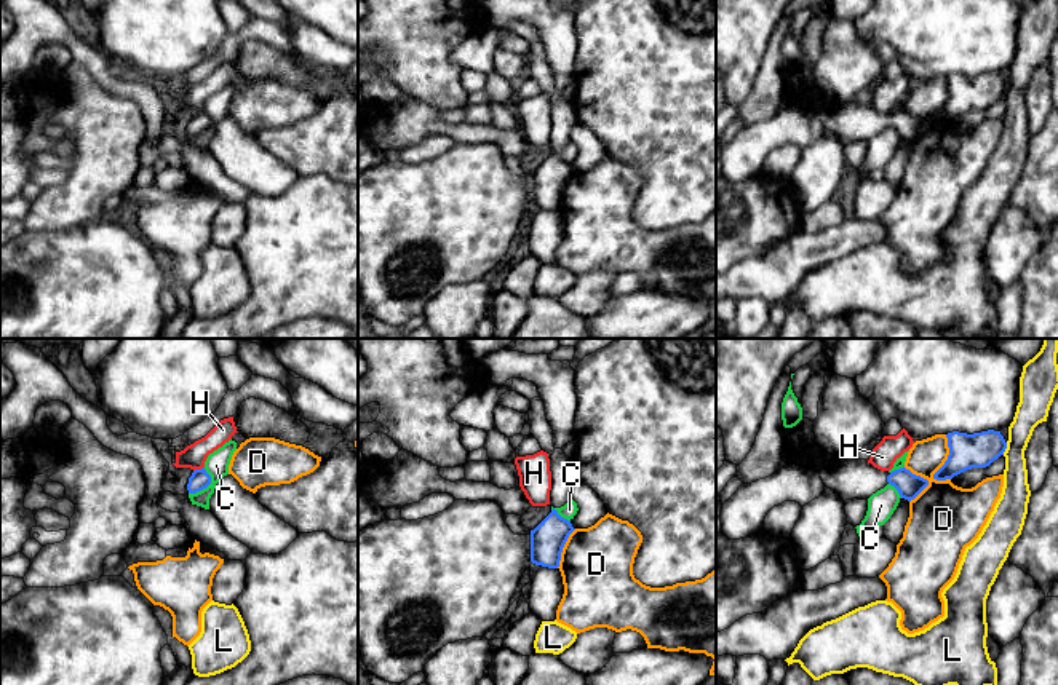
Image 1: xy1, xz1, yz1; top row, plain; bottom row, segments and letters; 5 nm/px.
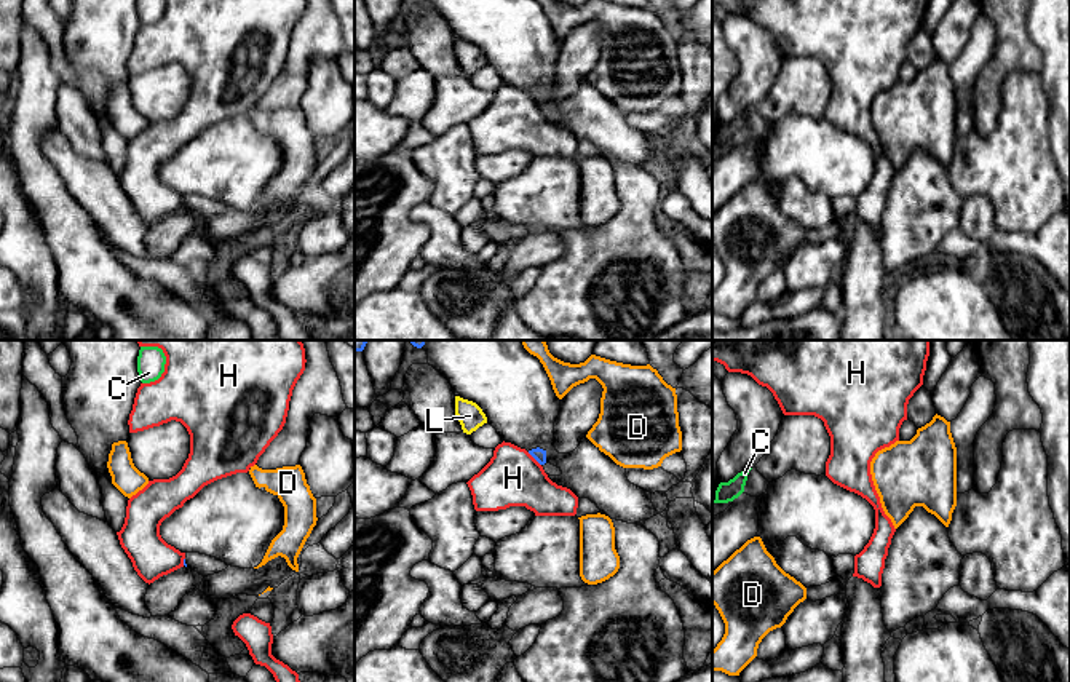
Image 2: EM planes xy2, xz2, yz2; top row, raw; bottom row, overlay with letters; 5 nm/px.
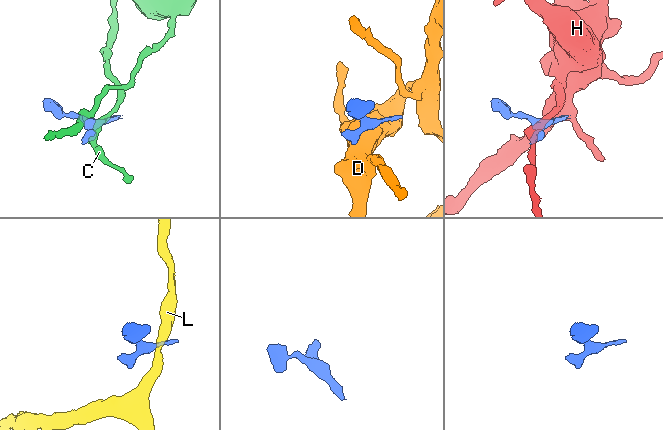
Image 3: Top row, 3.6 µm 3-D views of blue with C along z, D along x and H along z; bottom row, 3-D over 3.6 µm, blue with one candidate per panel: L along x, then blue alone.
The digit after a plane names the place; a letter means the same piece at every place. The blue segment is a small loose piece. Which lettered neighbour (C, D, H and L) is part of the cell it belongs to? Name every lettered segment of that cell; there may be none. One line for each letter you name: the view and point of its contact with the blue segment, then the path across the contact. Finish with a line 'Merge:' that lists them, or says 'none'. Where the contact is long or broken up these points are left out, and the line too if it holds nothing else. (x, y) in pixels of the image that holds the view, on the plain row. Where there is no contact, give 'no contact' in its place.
Merge: none

